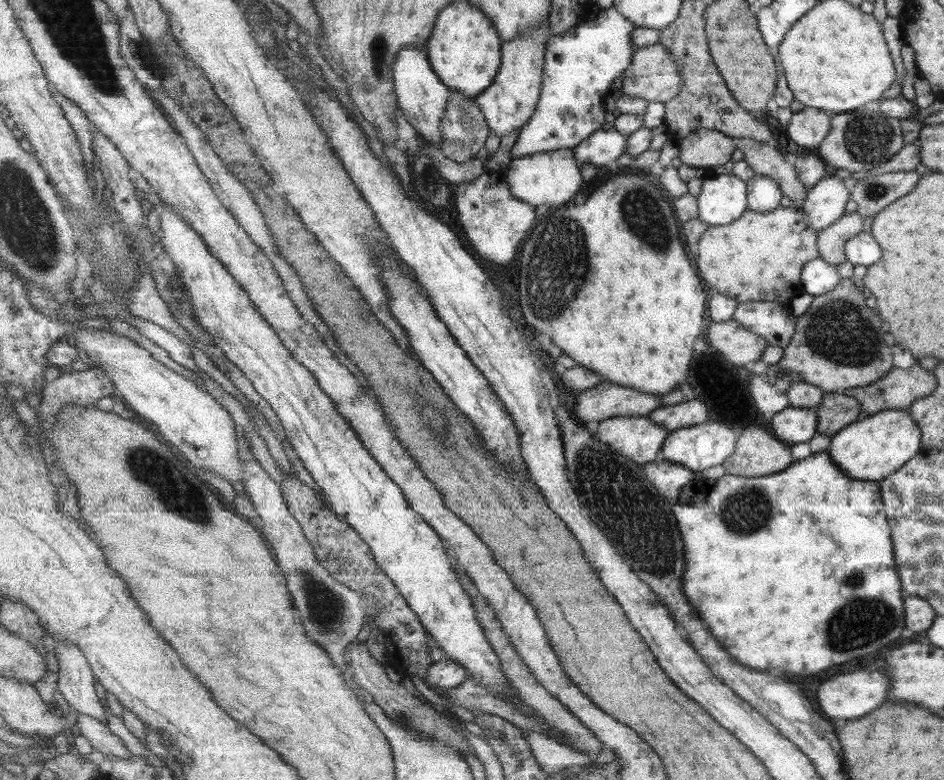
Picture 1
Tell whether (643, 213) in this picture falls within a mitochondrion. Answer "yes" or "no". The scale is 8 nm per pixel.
yes

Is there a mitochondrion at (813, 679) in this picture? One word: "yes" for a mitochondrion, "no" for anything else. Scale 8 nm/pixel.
no

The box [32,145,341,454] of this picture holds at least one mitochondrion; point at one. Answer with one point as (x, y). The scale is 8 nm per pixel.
(167, 276)

